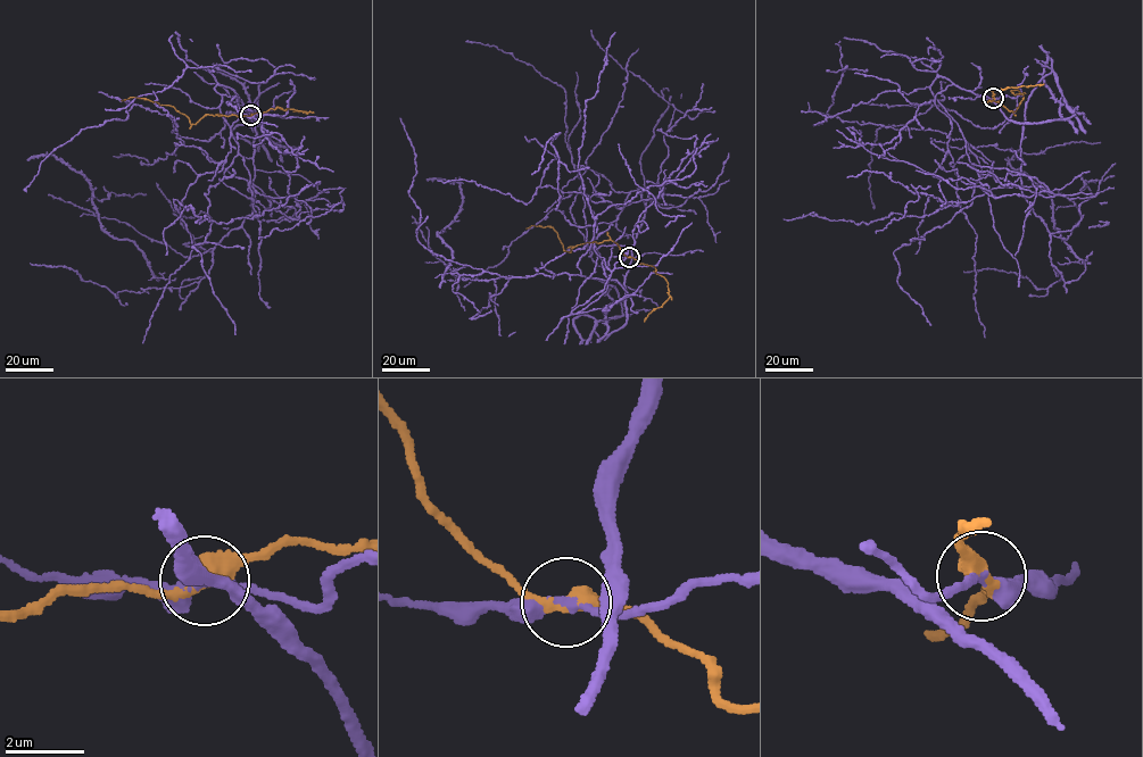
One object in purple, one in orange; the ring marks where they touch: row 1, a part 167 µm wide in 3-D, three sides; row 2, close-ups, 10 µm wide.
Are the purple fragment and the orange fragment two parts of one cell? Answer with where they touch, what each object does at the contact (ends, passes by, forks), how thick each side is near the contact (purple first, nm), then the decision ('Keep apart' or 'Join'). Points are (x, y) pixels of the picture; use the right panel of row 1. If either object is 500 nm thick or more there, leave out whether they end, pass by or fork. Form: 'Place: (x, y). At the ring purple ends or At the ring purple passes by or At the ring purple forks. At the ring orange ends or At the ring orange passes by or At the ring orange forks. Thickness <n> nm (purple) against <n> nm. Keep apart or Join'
Place: (993, 98). At the ring purple passes by. At the ring orange passes by. Thickness 240 nm (purple) against 400 nm. Keep apart

